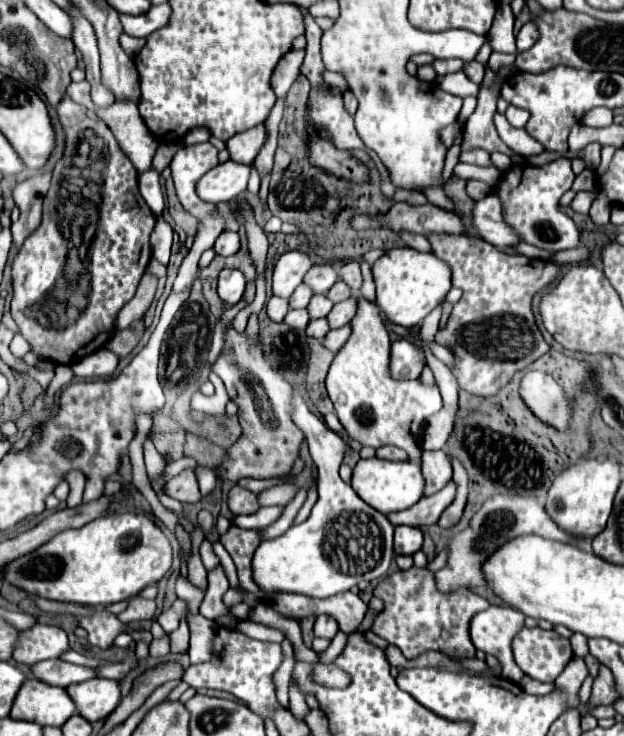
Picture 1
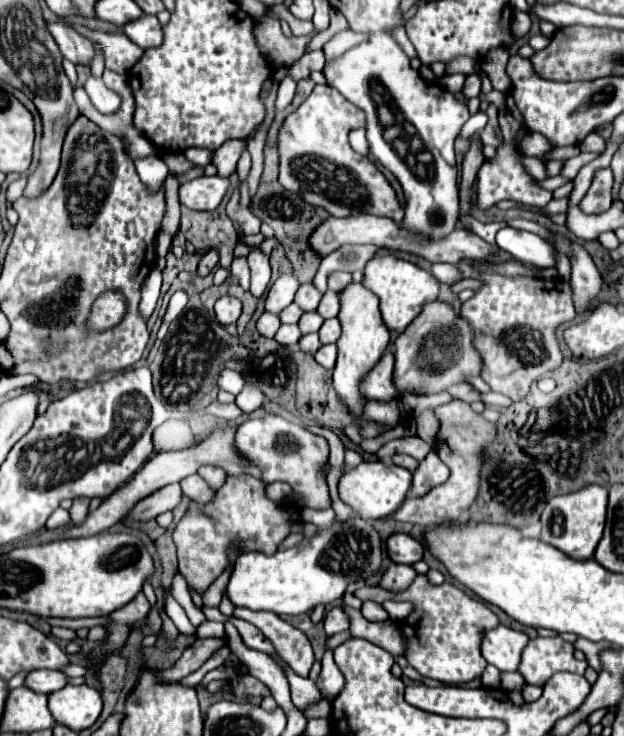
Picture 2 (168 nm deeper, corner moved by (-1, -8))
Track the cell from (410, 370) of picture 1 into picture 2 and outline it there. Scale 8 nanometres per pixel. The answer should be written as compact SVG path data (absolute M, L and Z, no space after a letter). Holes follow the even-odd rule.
M385 353L381 361L369 371L363 381L361 389L367 399L375 401L391 401L397 395L397 389L393 387L393 355Z

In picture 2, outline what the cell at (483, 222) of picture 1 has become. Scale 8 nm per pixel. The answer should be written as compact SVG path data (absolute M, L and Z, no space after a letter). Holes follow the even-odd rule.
M503 227L497 231L495 237L497 245L511 253L515 259L535 265L535 267L555 267L557 265L557 251L553 245L545 243L545 239L519 231L513 227Z

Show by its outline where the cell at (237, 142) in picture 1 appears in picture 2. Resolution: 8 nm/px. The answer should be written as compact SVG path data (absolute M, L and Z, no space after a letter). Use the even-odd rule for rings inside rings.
M229 139L217 151L211 153L211 163L217 167L217 175L229 177L231 173L235 173L235 167L237 167L237 161L241 157L243 147L245 147L245 141Z

